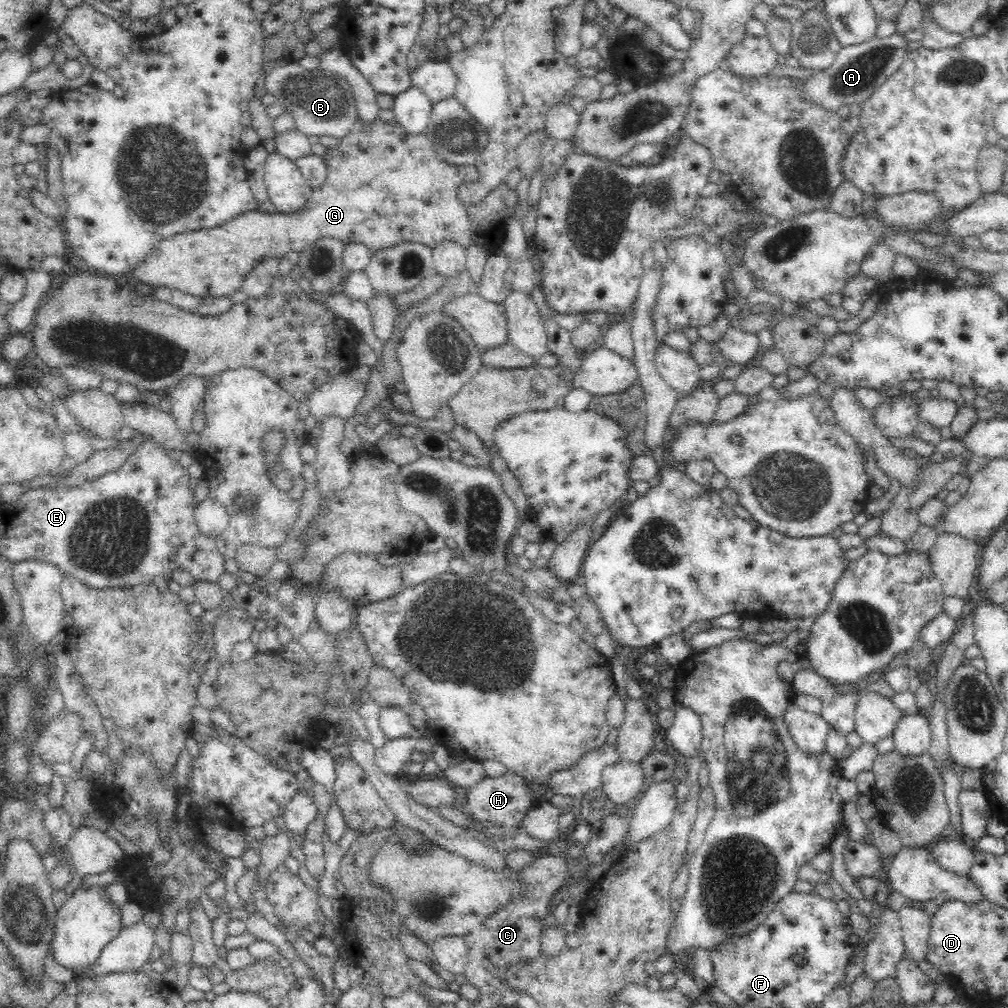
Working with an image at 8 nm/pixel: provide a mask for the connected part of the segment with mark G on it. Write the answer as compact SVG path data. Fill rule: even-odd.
M376 120L372 125L358 122L350 134L341 140L339 148L328 150L324 158L328 167L325 184L313 190L310 199L300 210L286 214L276 210L270 213L258 208L243 212L216 228L170 236L151 251L143 264L132 270L129 283L146 290L164 286L178 288L194 296L231 296L241 288L246 276L261 261L268 258L279 260L290 252L302 253L304 248L313 246L322 237L334 237L345 245L362 243L373 254L403 242L417 242L436 249L442 242L451 240L464 251L471 247L482 247L490 256L500 251L504 228L519 200L516 188L510 188L502 182L478 204L462 204L458 199L458 190L465 183L478 178L477 168L448 164L434 151L425 133L410 134L395 122L385 124Z

